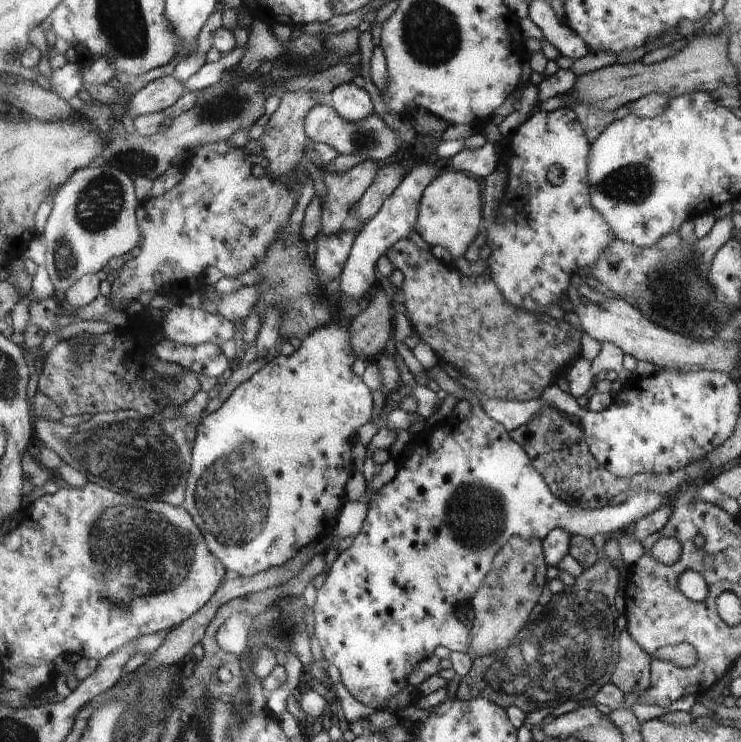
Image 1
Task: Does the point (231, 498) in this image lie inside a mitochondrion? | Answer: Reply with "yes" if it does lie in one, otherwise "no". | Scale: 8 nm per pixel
yes

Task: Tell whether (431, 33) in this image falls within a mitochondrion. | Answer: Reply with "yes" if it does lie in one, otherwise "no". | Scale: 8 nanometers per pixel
yes

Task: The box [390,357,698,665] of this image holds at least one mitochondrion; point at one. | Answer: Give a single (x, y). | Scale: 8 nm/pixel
(475, 498)

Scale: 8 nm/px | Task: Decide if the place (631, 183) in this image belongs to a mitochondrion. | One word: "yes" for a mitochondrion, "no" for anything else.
yes

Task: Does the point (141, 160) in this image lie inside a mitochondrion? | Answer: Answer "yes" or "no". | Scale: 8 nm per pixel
yes

